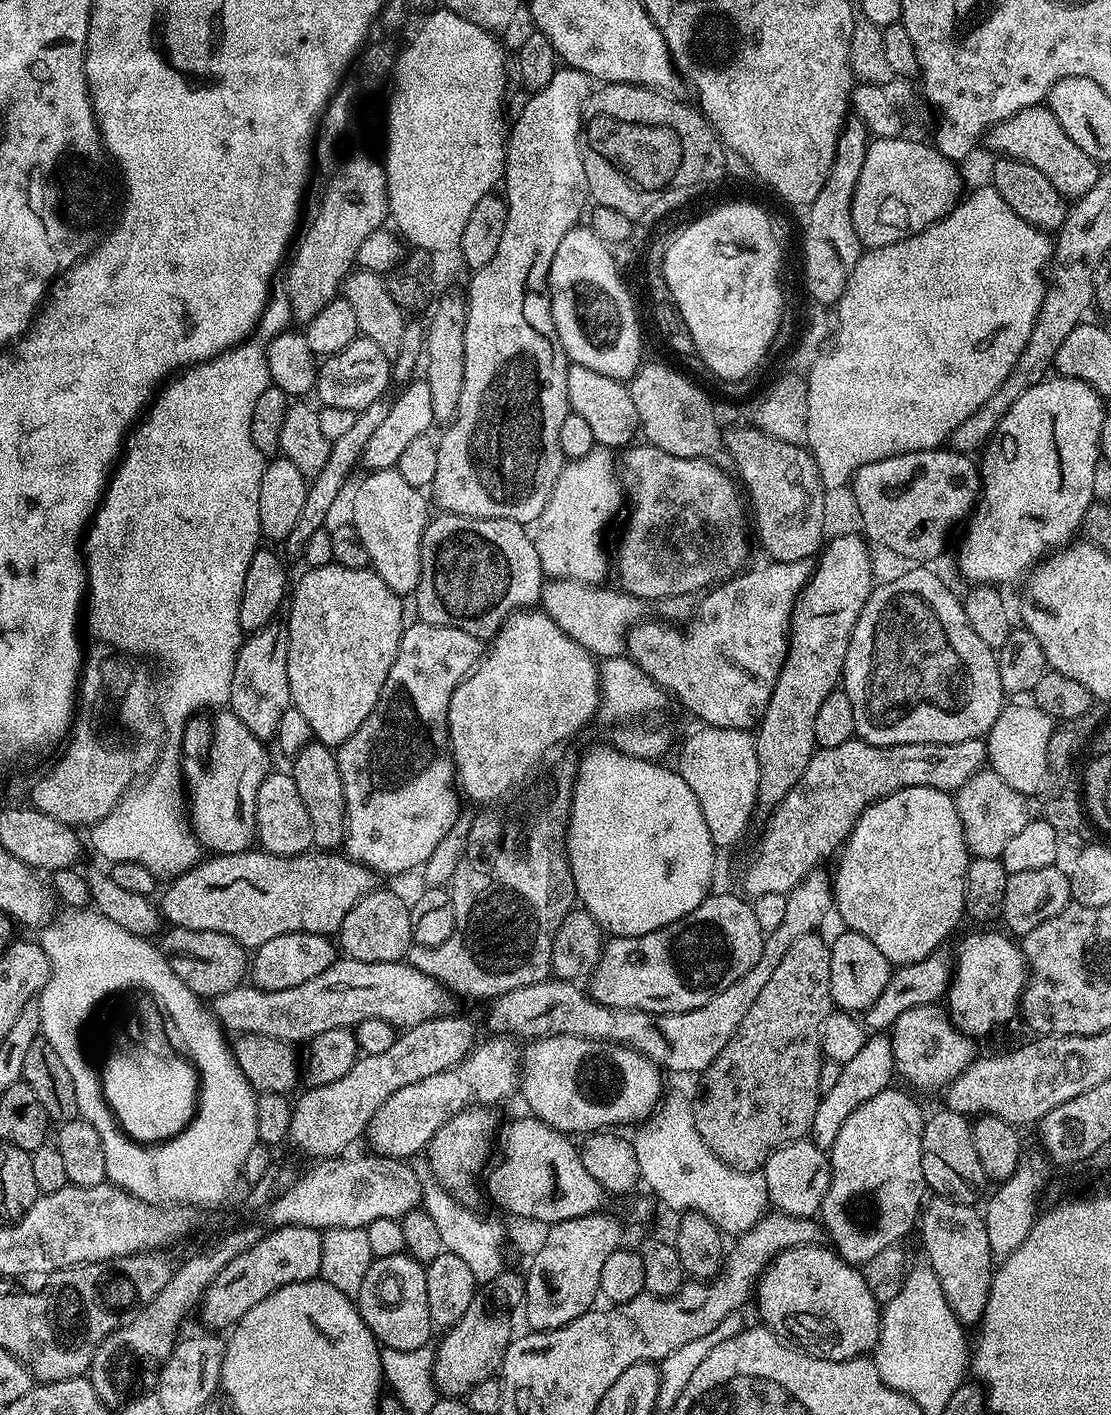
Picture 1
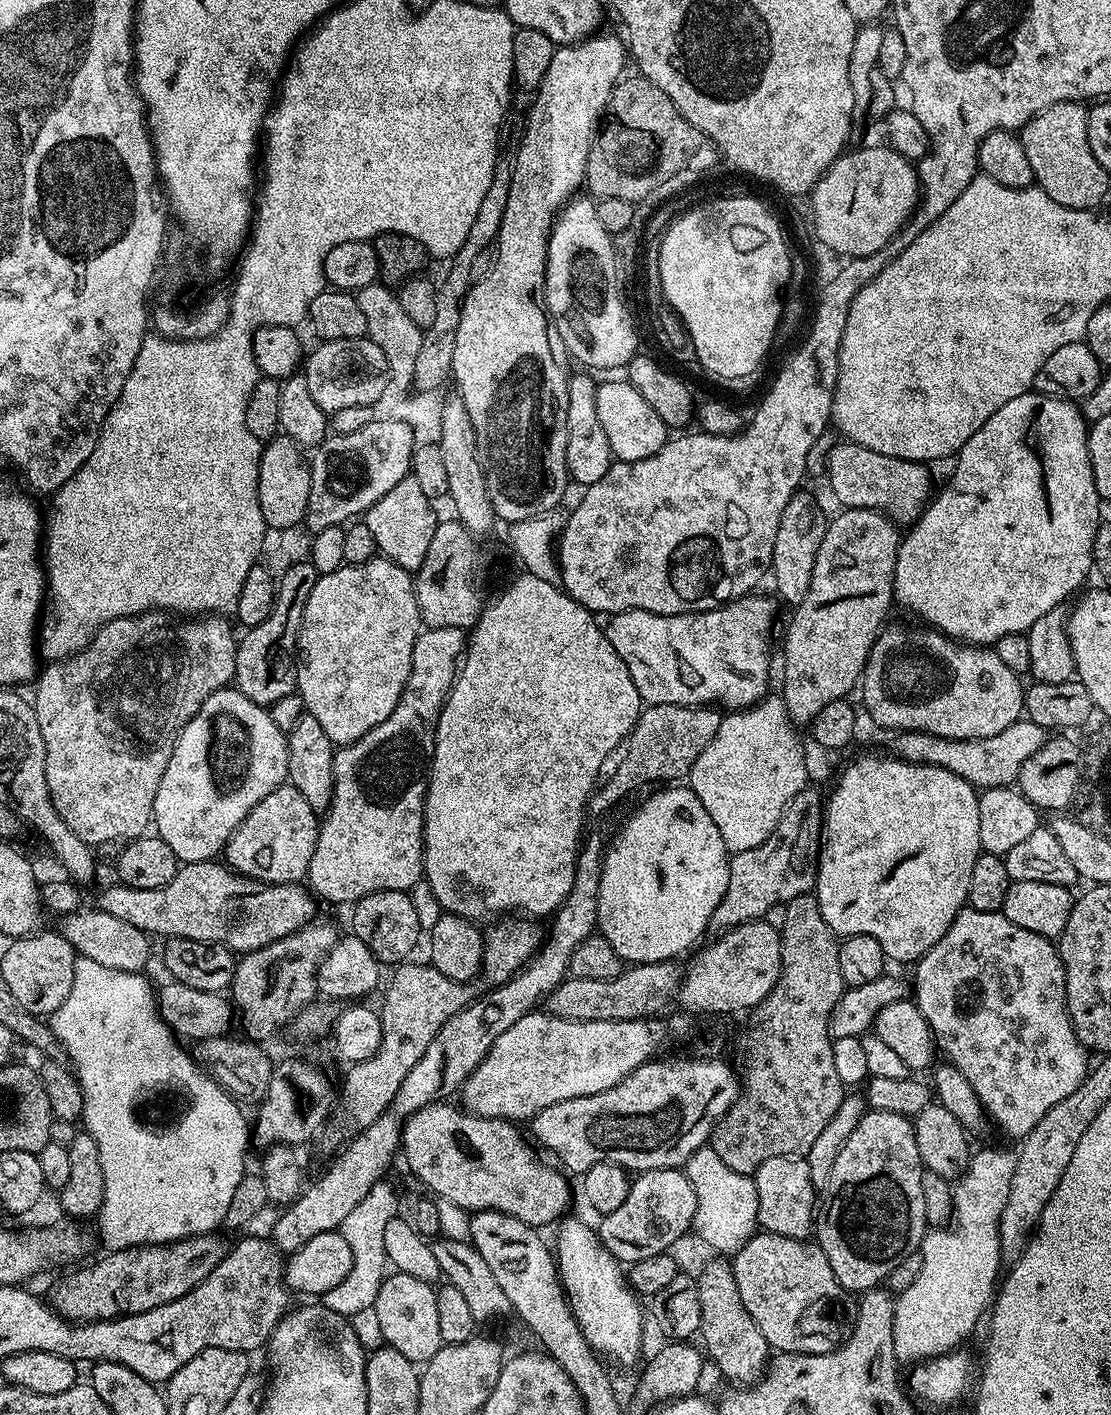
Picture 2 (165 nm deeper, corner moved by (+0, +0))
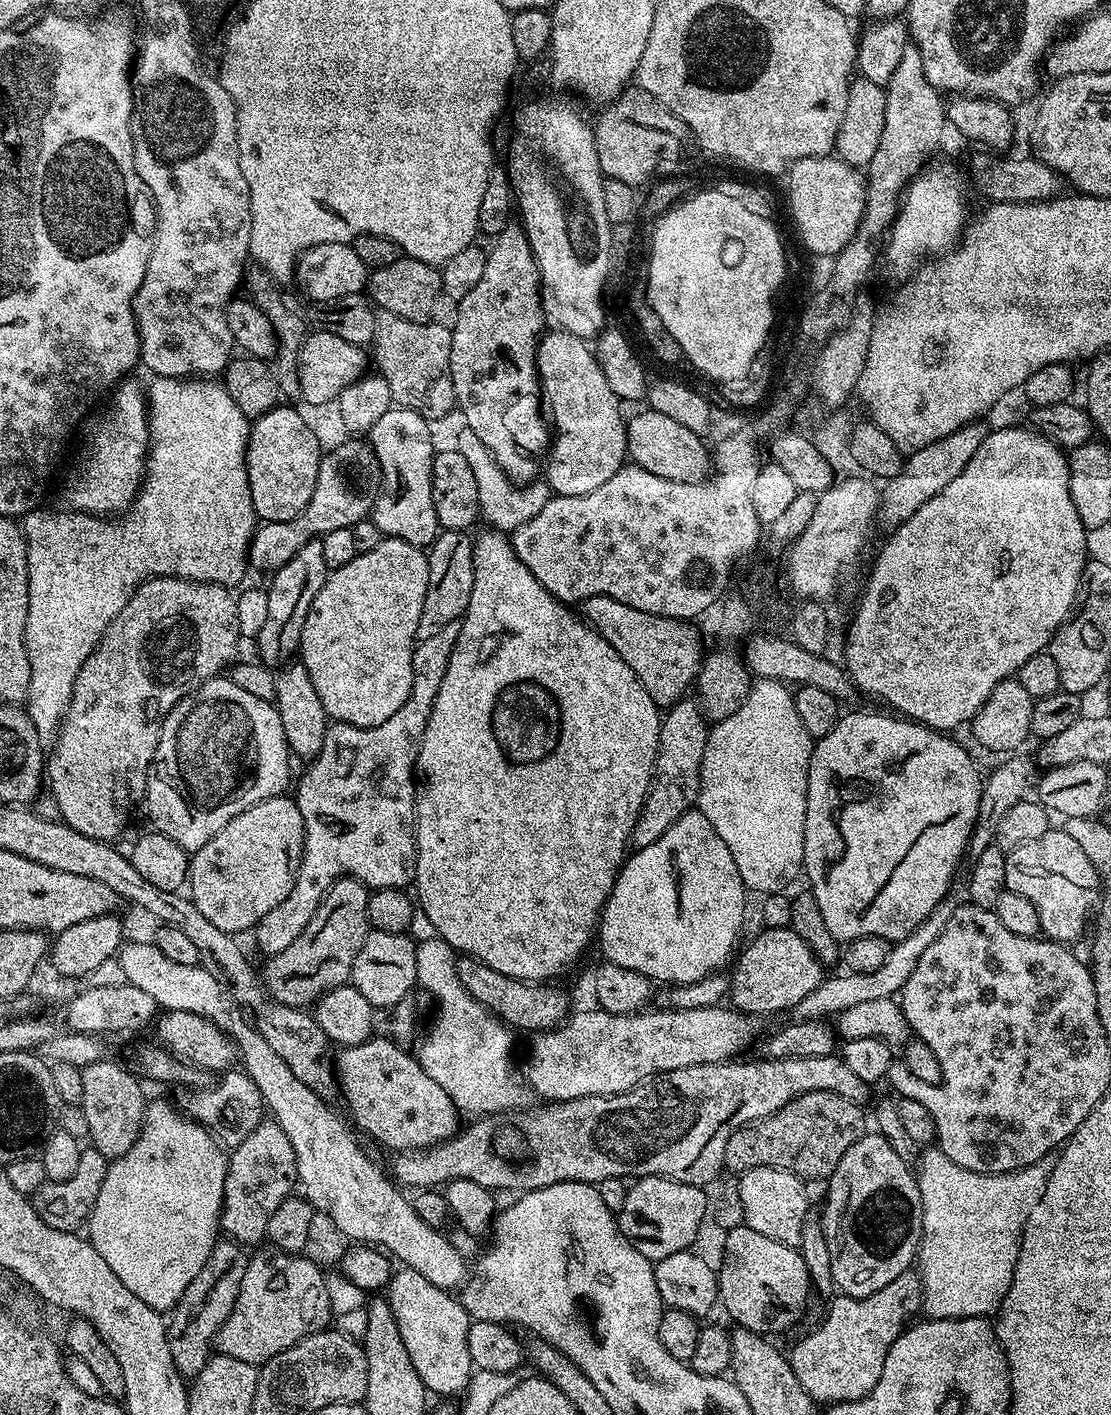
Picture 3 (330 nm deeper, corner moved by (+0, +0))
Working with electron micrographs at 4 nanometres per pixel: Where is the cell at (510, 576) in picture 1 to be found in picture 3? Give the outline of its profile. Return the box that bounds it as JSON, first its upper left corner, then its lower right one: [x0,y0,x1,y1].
[417,531,474,640]

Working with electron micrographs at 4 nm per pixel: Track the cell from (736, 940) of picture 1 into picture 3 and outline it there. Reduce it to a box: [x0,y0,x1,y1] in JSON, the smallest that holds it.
[730,927,826,1014]

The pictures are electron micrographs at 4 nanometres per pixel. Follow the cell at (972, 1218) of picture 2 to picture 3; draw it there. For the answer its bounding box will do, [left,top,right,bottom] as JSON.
[916,1146,1057,1319]

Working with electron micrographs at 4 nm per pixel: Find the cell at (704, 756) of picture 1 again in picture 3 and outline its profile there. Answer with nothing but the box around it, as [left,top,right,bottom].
[698,679,814,893]

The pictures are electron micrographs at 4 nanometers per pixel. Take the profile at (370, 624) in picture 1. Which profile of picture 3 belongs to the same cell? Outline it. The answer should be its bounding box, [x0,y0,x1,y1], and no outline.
[298,538,429,728]

